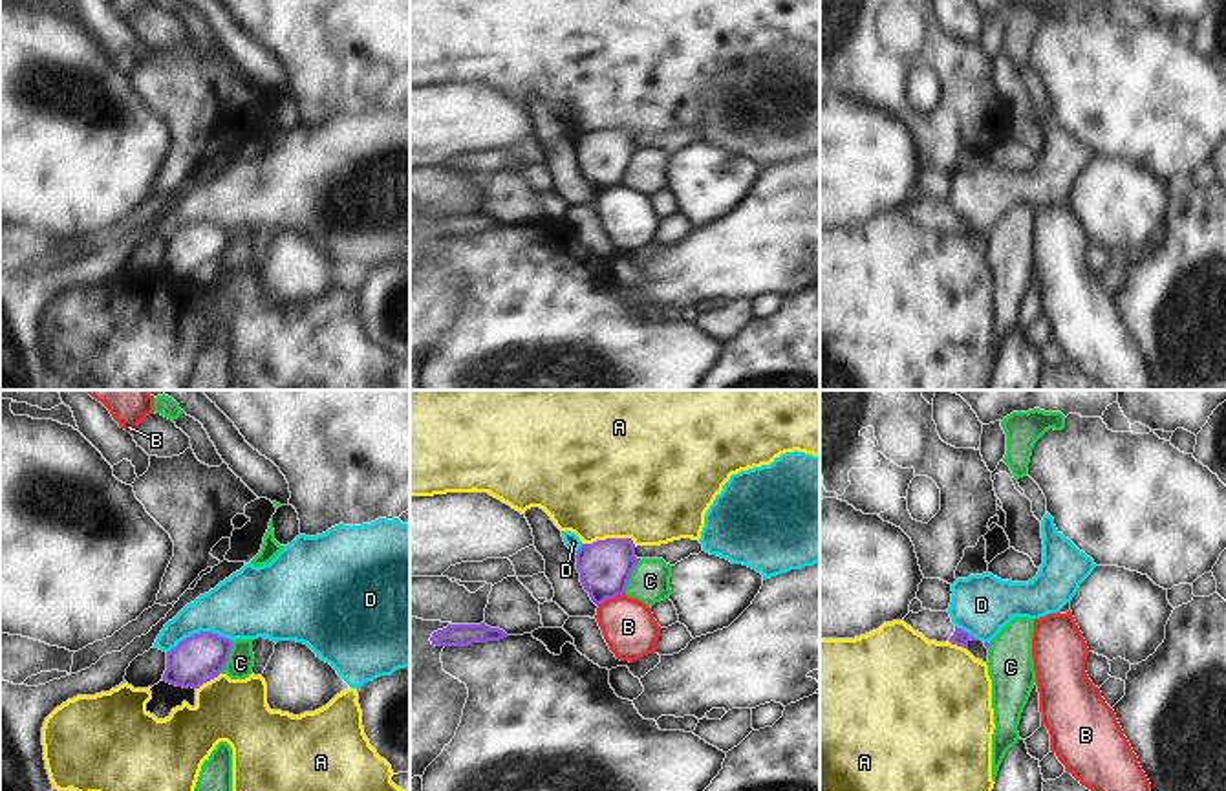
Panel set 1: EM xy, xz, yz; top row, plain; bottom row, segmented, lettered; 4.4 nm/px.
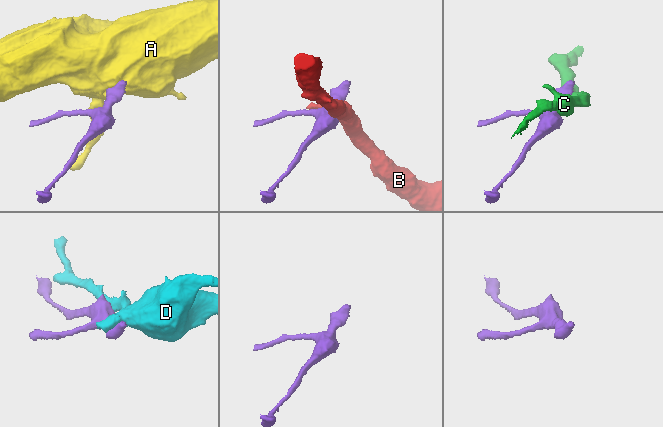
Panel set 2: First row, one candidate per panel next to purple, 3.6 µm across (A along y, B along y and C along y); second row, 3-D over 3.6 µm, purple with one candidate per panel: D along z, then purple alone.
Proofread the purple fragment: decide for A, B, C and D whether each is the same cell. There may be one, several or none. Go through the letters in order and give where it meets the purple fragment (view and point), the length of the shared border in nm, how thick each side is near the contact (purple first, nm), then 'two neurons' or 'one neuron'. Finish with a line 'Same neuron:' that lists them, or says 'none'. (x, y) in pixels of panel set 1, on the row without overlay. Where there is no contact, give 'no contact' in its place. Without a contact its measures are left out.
A: contact xz (610, 129); length 240 nm; calibres 240 and 500 nm; two neurons
B: contact xz (610, 187); length 130 nm; calibres 240 and 240 nm; two neurons
C: contact xz (630, 165); length 170 nm; calibres 240 and 180 nm; two neurons
D: contact xy (200, 222); length 300 nm; calibres 220 and 300 nm; two neurons
Same neuron: none

